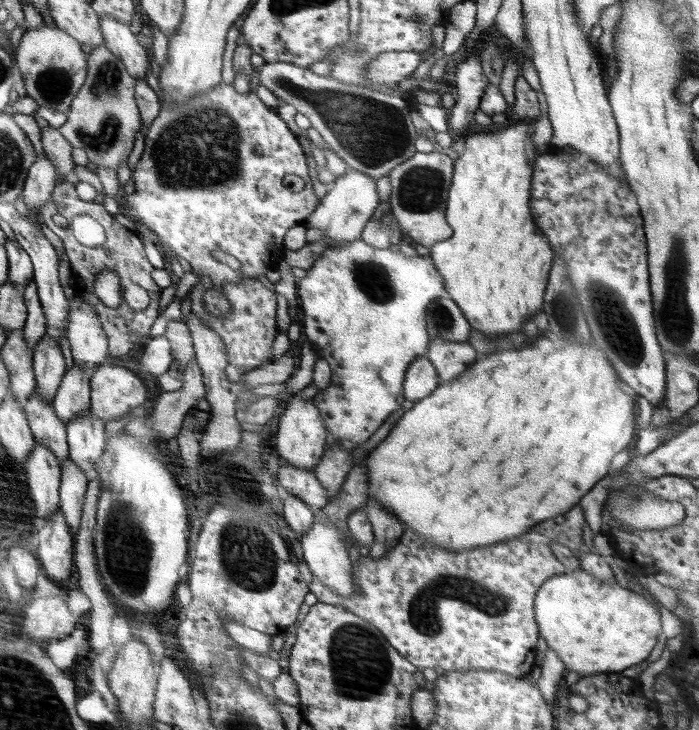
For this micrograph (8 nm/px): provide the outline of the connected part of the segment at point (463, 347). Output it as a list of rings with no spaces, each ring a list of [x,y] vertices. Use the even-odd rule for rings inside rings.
[[[431,338],[426,356],[434,365],[442,382],[461,376],[476,362],[476,350],[469,343],[449,342],[444,338]]]

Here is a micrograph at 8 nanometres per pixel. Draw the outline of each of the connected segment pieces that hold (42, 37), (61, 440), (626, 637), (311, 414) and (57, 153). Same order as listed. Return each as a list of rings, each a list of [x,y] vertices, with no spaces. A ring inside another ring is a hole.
[[[44,23],[44,27],[29,29],[26,32],[16,57],[23,72],[27,94],[36,98],[40,106],[60,111],[72,108],[74,100],[89,77],[90,54],[86,53],[82,42],[57,24],[52,26]]]
[[[38,390],[30,397],[26,407],[37,442],[48,445],[58,455],[64,468],[66,459],[71,456],[69,426],[66,425],[66,421],[60,418],[54,403],[48,403]]]
[[[582,568],[569,573],[564,572],[559,575],[551,576],[550,579],[546,580],[545,584],[538,589],[534,606],[536,606],[538,634],[546,640],[548,648],[552,649],[552,651],[556,651],[556,654],[560,657],[560,661],[564,663],[564,666],[569,671],[576,671],[580,674],[584,674],[584,676],[600,673],[618,673],[624,669],[629,669],[631,666],[634,666],[634,664],[640,664],[640,662],[654,650],[654,646],[658,644],[658,634],[662,634],[660,612],[658,612],[658,608],[656,608],[650,600],[646,600],[642,594],[635,593],[632,587],[622,587],[617,582],[614,583],[613,579],[598,579]]]
[[[295,396],[288,397],[284,414],[280,416],[278,423],[278,432],[276,435],[276,450],[281,459],[284,459],[296,467],[302,469],[314,468],[320,461],[320,456],[326,446],[326,438],[329,431],[326,430],[326,424],[322,419],[321,411],[314,405],[313,398],[304,400]]]
[[[52,125],[42,131],[42,141],[45,152],[58,165],[61,182],[80,183],[80,176],[74,172],[78,162],[74,157],[76,148],[72,145],[72,141],[68,140],[58,127]]]

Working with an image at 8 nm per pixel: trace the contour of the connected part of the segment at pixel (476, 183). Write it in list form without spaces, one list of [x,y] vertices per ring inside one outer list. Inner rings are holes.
[[[533,120],[510,121],[507,125],[485,129],[465,135],[461,139],[464,148],[454,160],[453,177],[447,196],[445,218],[452,228],[453,236],[438,242],[429,256],[445,278],[446,296],[461,307],[470,326],[486,338],[496,334],[514,333],[518,326],[538,310],[542,310],[549,273],[553,267],[554,250],[550,240],[534,224],[530,214],[530,190],[536,158],[540,156],[532,141]]]

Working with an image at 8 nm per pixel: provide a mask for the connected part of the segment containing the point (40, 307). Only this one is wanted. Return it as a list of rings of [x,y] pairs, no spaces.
[[[35,279],[29,282],[25,291],[26,303],[29,306],[29,321],[26,323],[24,331],[26,331],[26,341],[28,341],[29,348],[35,350],[39,342],[48,335],[48,315],[46,315],[39,285]]]

